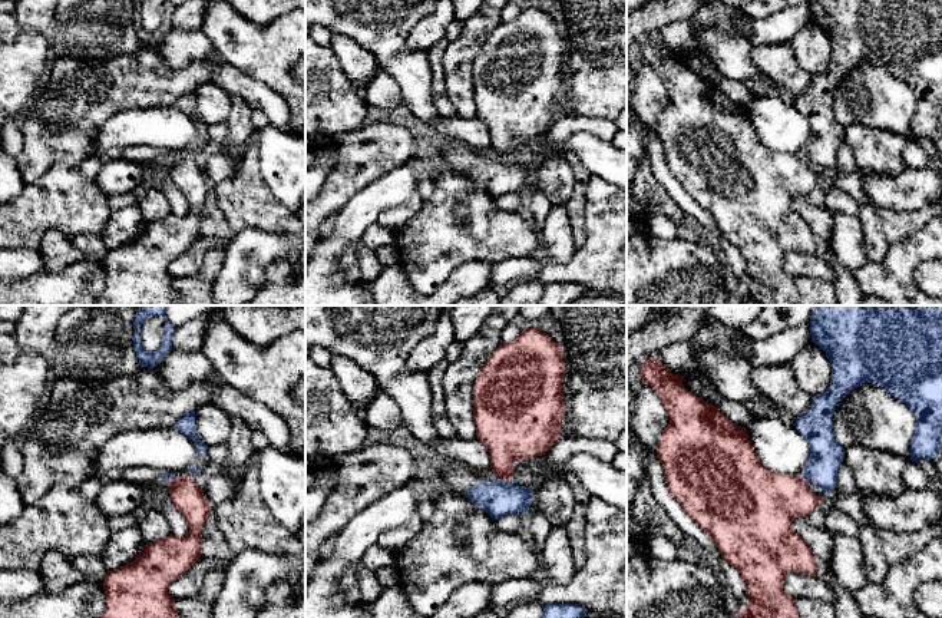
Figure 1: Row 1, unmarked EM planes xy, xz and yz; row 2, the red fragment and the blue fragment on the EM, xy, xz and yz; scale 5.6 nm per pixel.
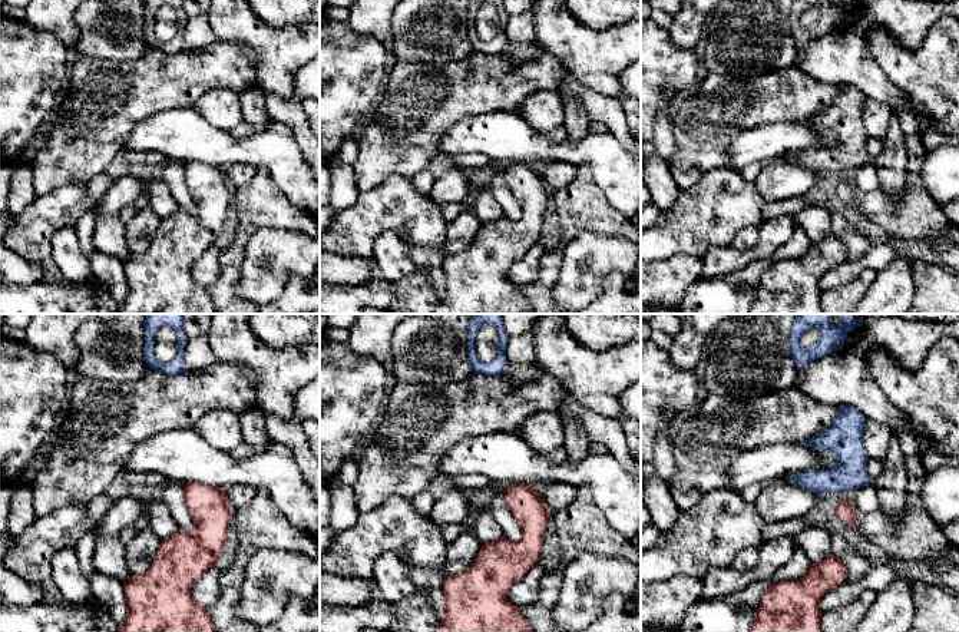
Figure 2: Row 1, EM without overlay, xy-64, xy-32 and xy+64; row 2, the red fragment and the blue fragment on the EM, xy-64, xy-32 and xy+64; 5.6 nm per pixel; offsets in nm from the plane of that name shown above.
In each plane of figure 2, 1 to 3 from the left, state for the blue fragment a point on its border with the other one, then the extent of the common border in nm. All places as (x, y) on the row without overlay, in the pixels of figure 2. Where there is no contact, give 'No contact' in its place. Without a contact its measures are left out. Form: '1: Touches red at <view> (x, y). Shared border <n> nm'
1: No contact
2: No contact
3: No contact

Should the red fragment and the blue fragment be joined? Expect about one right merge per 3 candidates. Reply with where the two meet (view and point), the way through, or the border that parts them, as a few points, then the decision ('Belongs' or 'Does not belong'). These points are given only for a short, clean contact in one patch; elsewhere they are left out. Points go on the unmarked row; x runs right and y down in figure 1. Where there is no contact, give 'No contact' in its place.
Touches red at yz (805, 158). Boundary: yz (800, 154), (807, 161). Does not belong

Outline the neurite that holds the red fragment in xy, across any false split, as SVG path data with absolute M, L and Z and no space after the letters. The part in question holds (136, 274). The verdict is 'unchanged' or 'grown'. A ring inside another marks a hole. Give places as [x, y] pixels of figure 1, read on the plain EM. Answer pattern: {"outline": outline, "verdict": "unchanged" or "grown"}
{"outline": "M188 155L175 156L169 163L169 178L188 201L189 211L178 217L169 214L156 221L146 221L145 229L122 247L108 249L105 255L106 287L95 305L181 305L175 280L168 268L199 237L202 208L209 195L211 184L202 168Z", "verdict": "unchanged"}

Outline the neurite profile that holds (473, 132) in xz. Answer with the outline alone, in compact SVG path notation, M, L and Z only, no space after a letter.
M459 116L450 119L439 119L434 129L449 139L459 139L479 153L485 153L490 148L490 133L483 120L477 116L463 119Z

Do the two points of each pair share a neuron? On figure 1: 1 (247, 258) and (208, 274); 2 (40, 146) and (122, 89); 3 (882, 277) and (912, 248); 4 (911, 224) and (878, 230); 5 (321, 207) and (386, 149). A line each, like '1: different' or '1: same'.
1: different
2: same
3: same
4: same
5: same

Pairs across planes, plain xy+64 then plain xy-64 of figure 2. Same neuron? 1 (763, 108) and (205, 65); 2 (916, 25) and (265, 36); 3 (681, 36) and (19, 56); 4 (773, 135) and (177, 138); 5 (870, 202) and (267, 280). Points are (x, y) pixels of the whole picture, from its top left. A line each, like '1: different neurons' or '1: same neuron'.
1: same neuron
2: different neurons
3: different neurons
4: same neuron
5: different neurons

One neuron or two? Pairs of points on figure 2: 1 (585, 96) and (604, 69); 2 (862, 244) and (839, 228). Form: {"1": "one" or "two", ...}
{"1": "two", "2": "one"}

